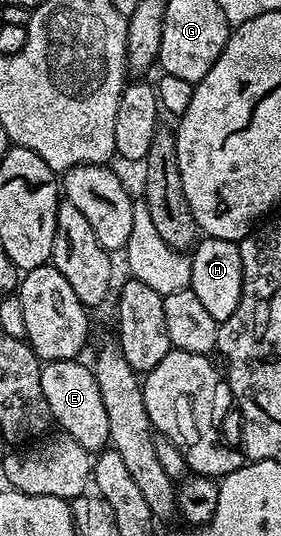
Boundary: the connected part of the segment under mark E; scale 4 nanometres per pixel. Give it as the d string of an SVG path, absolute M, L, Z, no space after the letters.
M69 360L67 362L50 362L47 363L40 371L40 379L42 380L42 396L46 396L46 404L52 413L52 421L63 433L73 437L86 451L99 452L109 445L108 437L110 436L110 424L106 421L106 408L102 405L102 392L98 392L98 380L96 379L93 367L91 365L83 366L83 361Z

